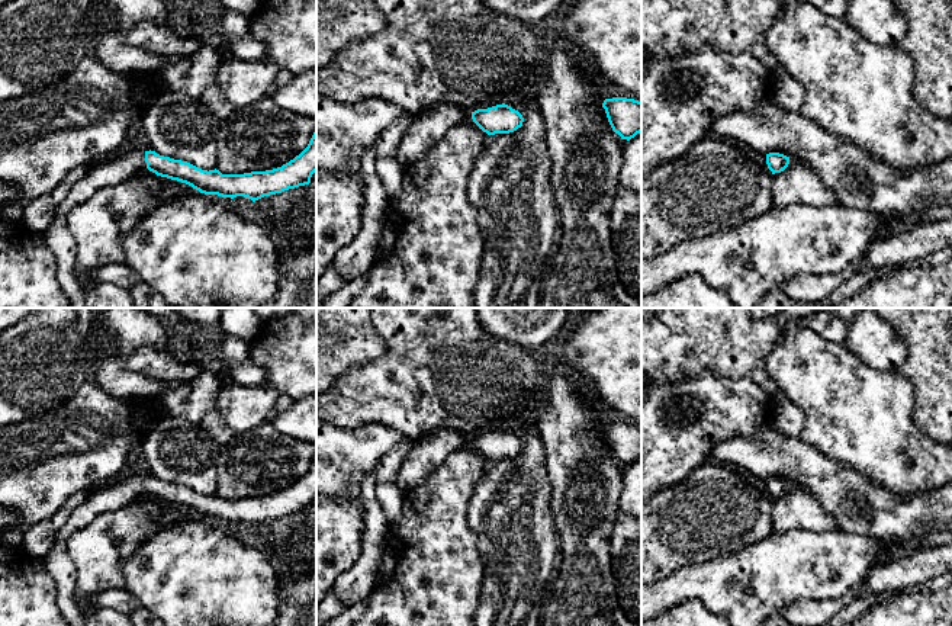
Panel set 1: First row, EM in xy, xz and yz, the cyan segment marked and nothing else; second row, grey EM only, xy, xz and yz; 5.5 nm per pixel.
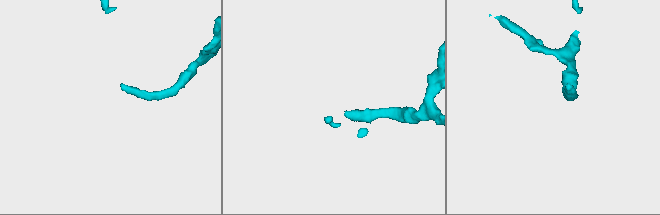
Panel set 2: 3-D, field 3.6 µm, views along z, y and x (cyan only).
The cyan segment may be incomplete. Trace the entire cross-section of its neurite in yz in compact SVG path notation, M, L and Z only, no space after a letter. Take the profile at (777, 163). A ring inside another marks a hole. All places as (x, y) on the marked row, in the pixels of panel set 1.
M769 153L766 154L766 164L772 174L781 173L788 167L789 157L779 153Z

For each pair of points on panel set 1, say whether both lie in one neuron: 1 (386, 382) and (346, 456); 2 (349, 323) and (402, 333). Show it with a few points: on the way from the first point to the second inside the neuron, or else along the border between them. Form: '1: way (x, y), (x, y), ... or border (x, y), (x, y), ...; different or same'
1: border (331, 423), (343, 429), (388, 424), (396, 430); different
2: border (372, 323), (385, 343), (385, 352), (367, 362); different

